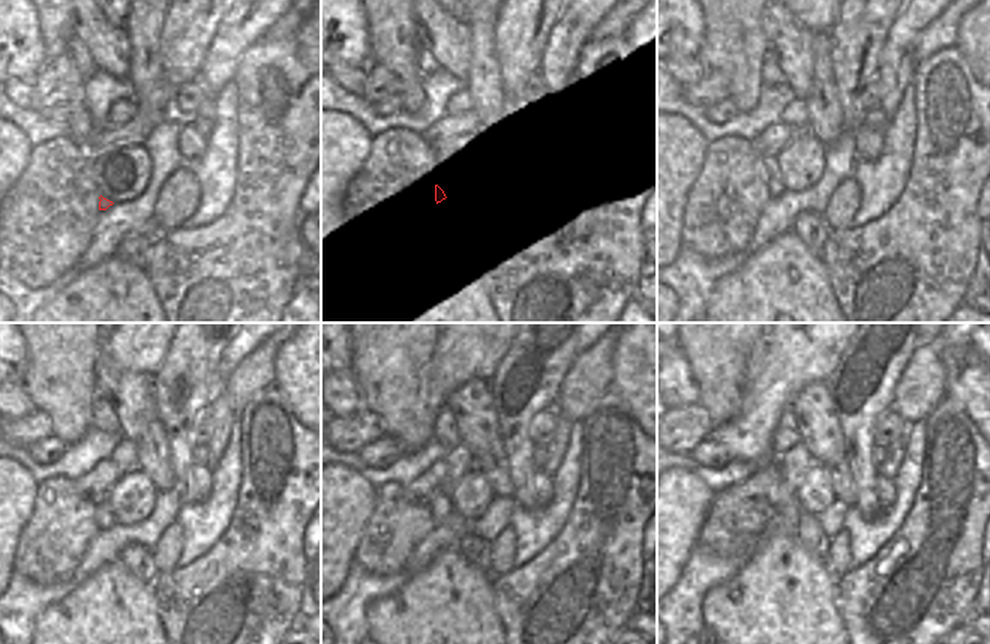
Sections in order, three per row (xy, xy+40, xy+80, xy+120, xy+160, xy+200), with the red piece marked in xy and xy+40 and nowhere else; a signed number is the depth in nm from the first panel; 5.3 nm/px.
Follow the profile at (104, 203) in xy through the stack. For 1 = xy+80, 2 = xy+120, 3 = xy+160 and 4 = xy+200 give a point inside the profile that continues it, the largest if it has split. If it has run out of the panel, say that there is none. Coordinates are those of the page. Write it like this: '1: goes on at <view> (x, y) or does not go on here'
1: goes on at xy+80 (774, 182)
2: goes on at xy+120 (104, 518)
3: goes on at xy+160 (440, 506)
4: goes on at xy+200 (773, 491)

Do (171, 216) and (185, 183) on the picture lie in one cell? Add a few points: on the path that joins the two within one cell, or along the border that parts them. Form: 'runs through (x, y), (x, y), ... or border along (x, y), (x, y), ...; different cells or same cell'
runs through (171, 209), (182, 191); same cell

